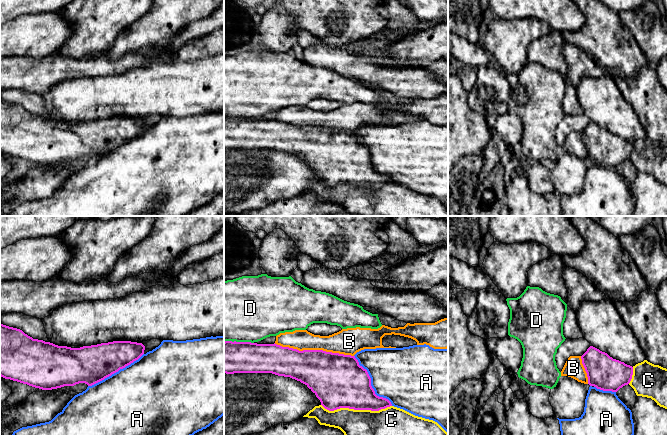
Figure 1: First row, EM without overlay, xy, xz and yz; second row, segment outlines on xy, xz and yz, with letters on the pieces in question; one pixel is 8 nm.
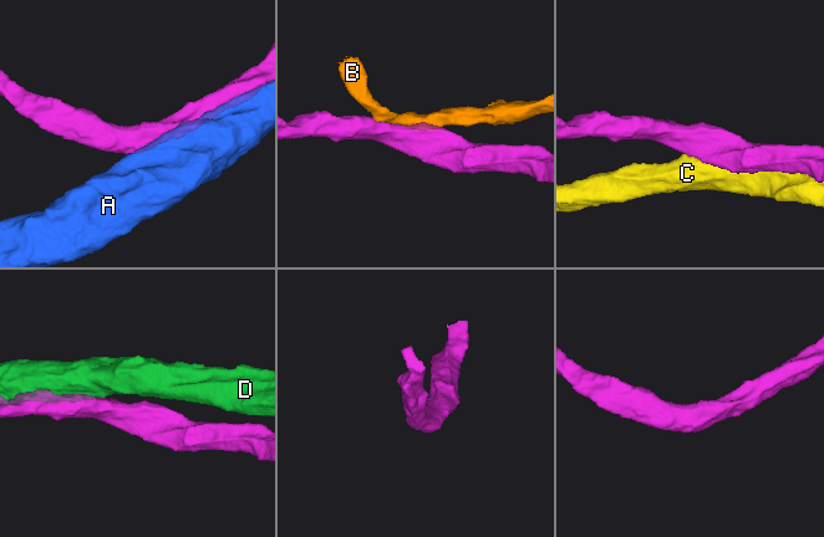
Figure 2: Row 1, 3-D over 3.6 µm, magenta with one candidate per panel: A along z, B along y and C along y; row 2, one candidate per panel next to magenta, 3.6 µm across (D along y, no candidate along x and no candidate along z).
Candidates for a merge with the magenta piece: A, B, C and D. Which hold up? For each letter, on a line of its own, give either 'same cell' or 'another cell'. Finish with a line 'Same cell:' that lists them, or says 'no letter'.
A: another cell
B: same cell
C: another cell
D: another cell
Same cell: B

